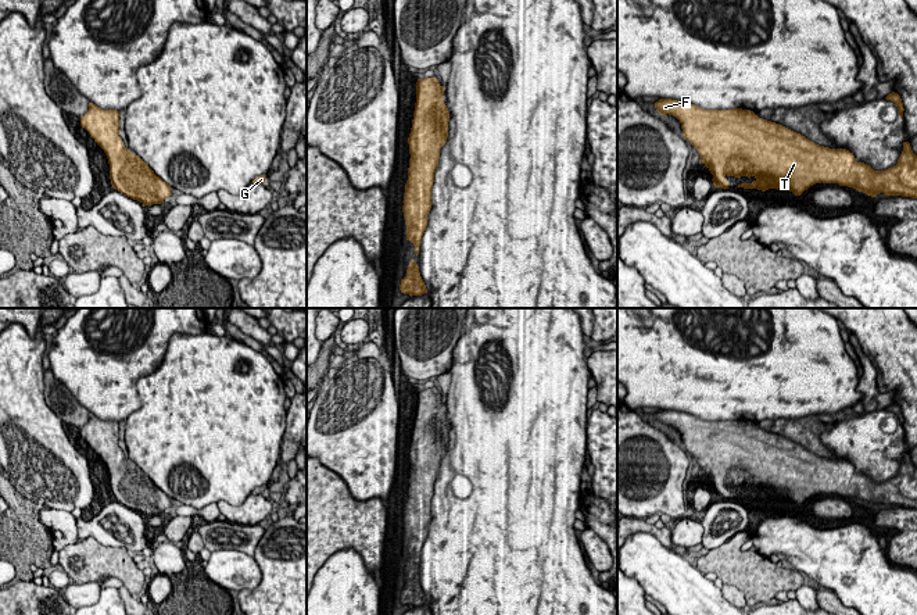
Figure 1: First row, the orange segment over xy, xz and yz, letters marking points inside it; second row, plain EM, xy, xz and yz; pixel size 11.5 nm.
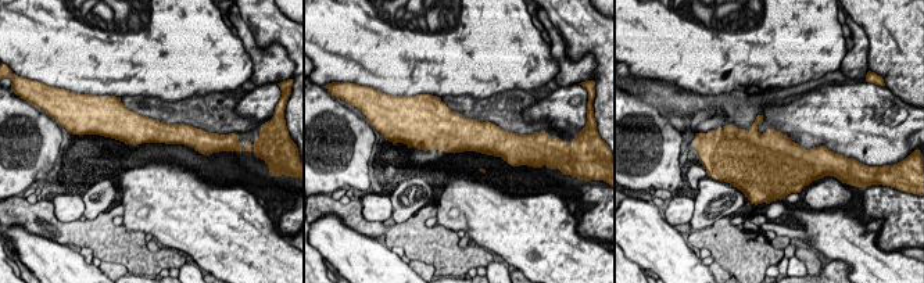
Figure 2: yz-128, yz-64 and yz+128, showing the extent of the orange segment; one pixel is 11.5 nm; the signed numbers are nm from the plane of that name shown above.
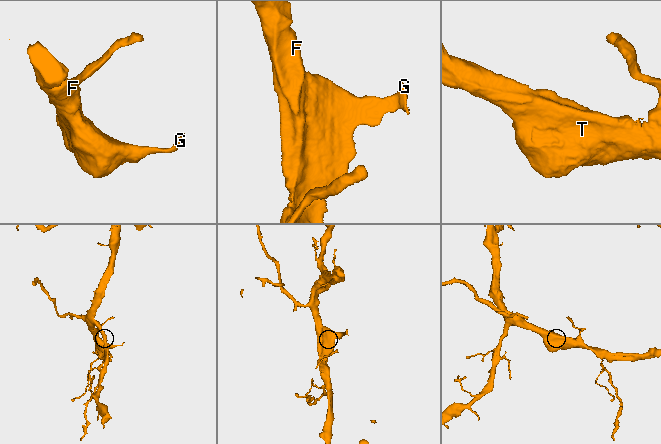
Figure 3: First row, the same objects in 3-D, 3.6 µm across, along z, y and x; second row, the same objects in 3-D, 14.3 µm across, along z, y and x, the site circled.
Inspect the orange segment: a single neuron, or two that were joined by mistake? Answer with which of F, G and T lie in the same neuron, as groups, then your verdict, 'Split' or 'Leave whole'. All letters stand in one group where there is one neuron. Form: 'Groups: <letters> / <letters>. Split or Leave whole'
Groups: F G T. Leave whole

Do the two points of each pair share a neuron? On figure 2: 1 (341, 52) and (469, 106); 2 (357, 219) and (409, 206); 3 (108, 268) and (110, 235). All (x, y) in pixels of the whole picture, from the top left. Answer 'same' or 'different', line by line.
1: different
2: different
3: different

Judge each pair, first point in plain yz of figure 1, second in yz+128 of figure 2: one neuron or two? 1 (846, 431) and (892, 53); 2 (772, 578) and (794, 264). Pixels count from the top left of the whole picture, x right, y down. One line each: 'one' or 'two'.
1: two
2: two

